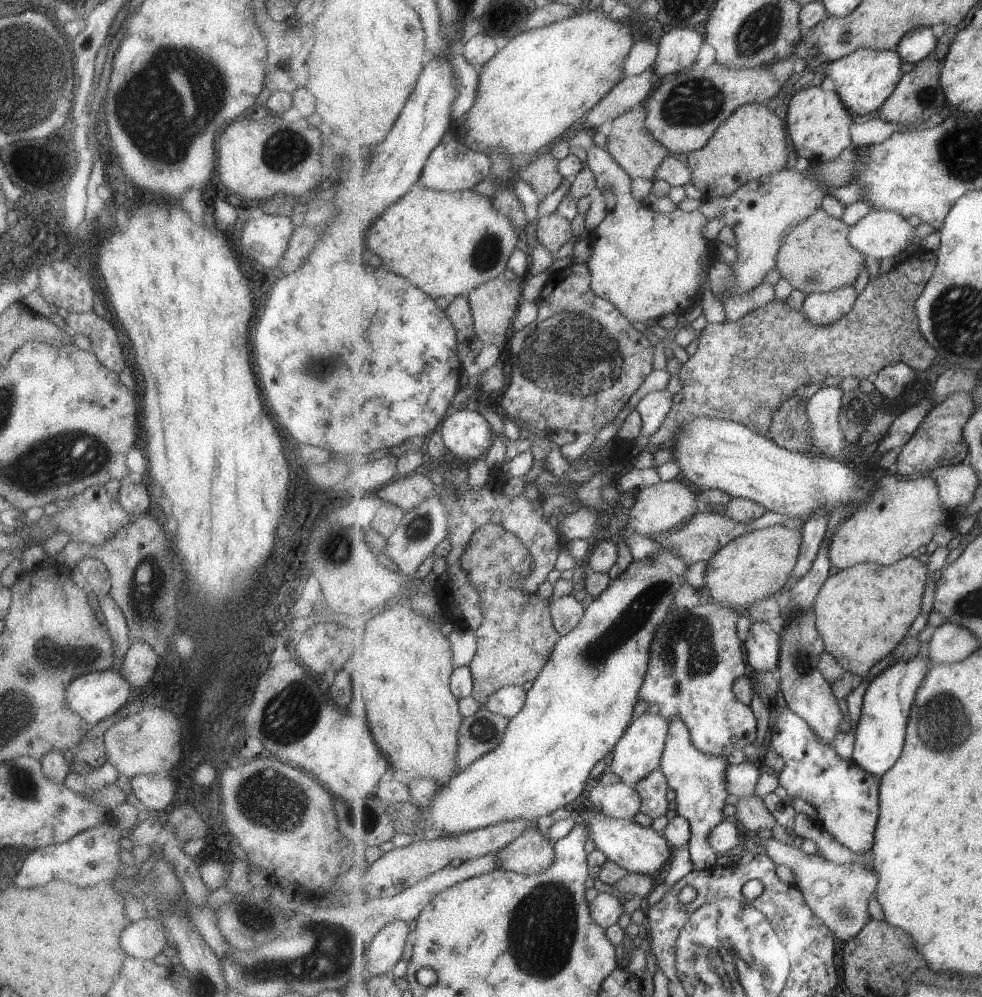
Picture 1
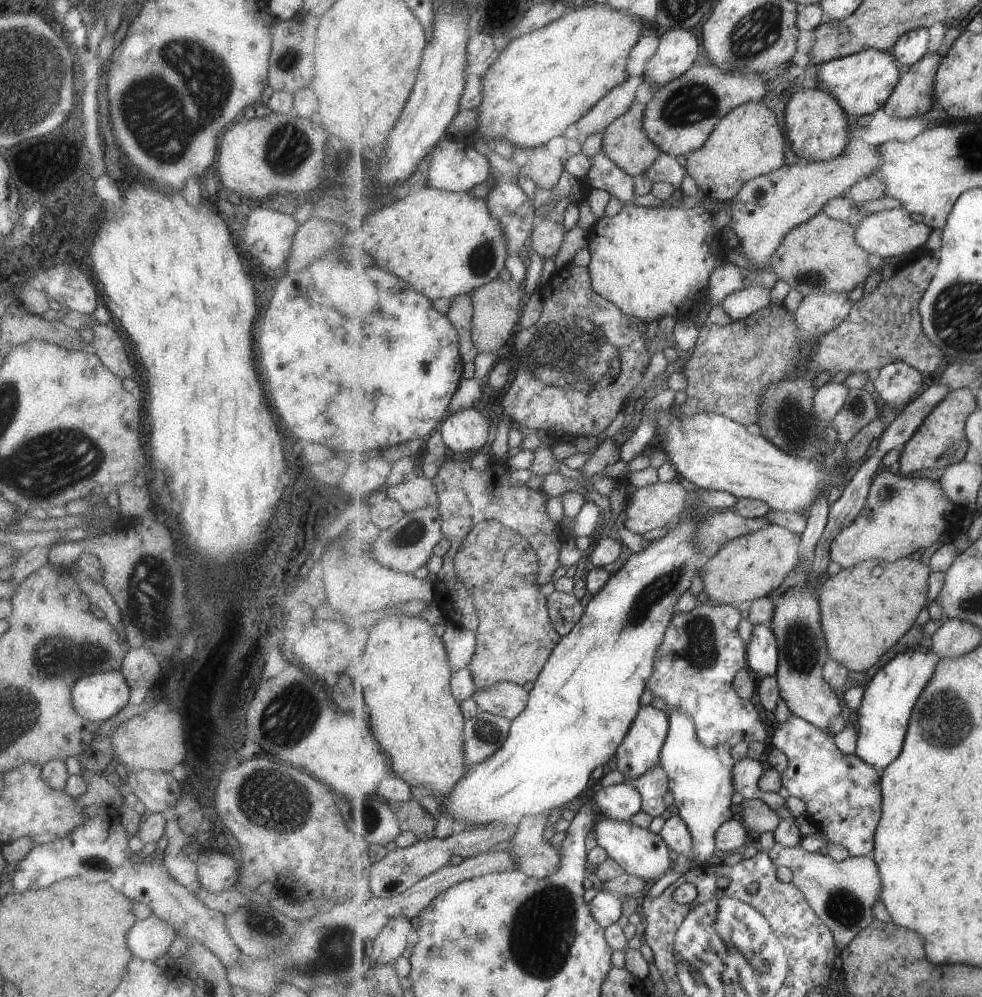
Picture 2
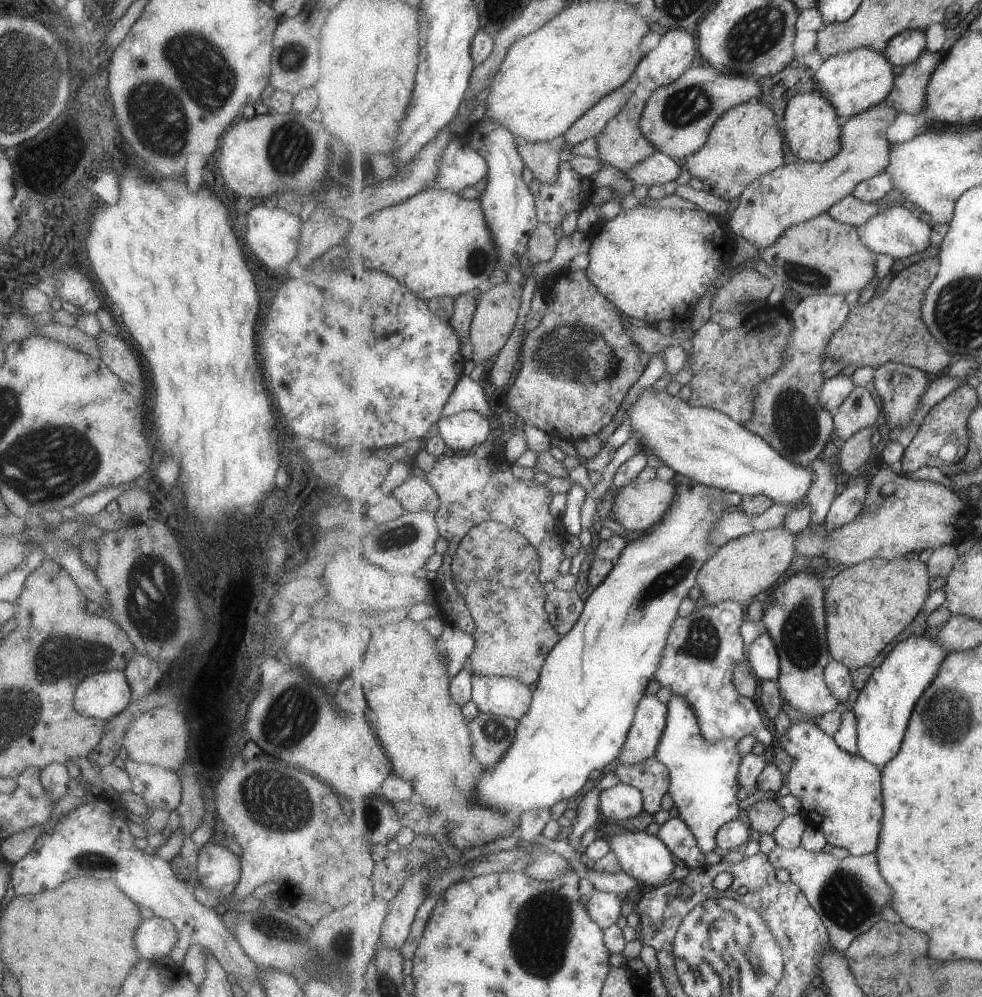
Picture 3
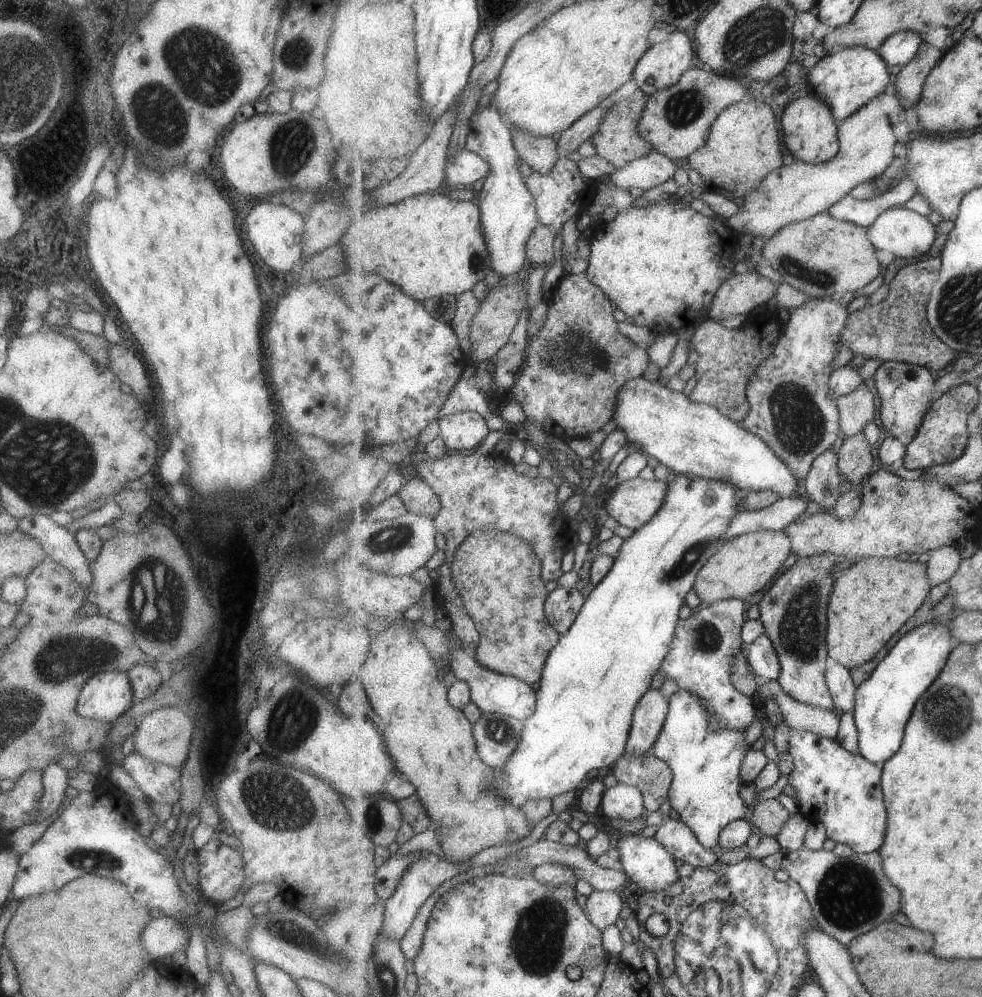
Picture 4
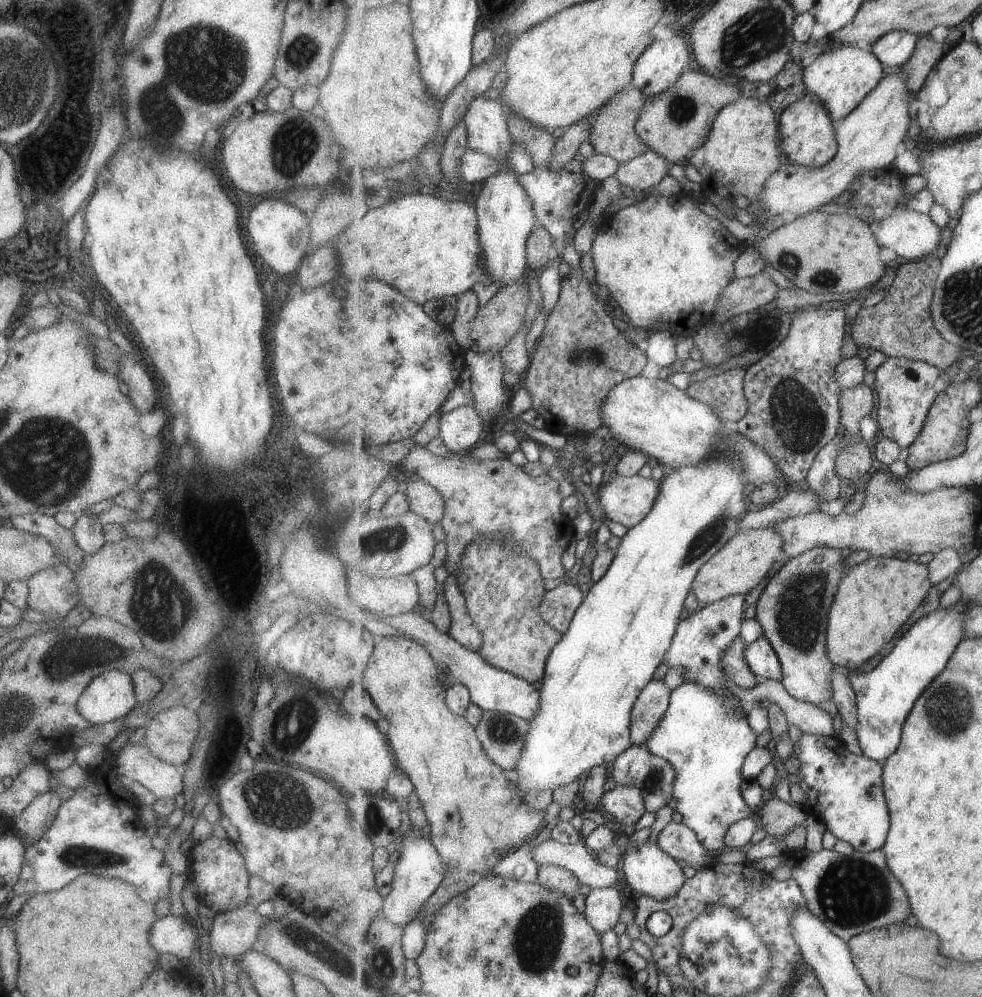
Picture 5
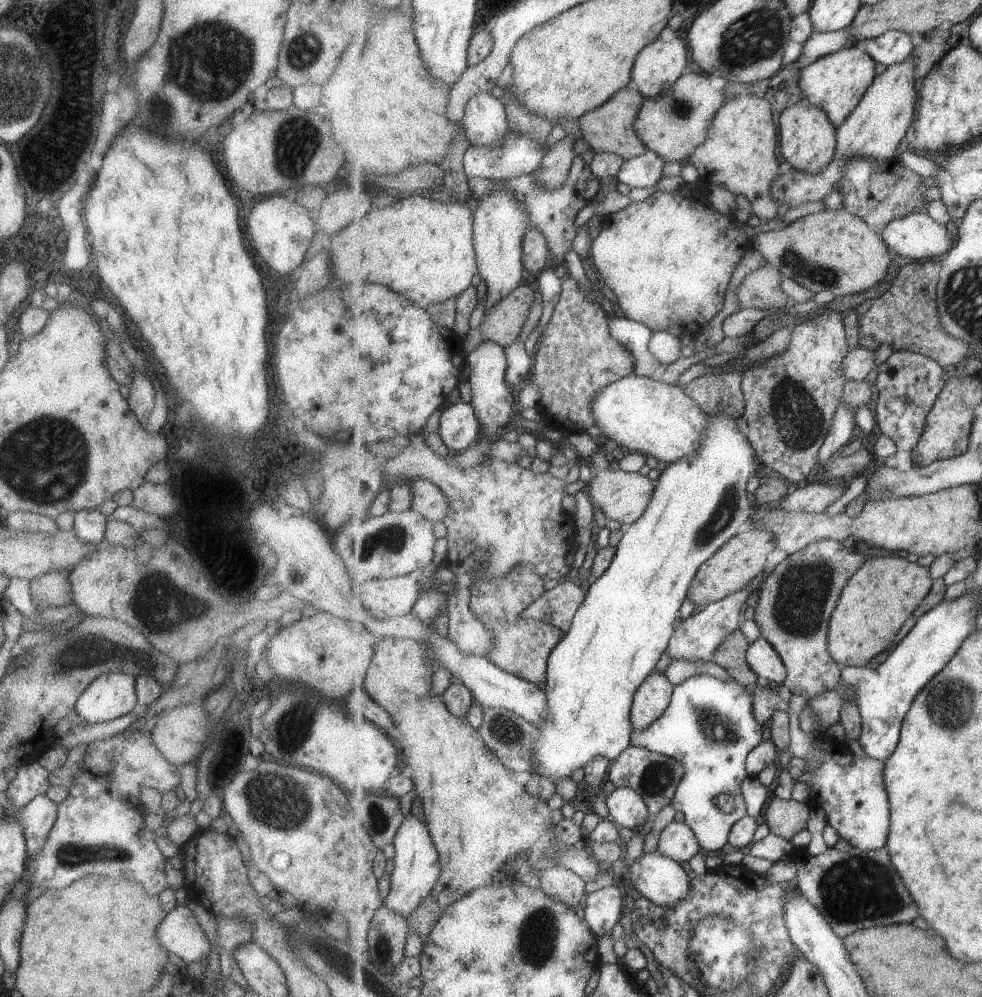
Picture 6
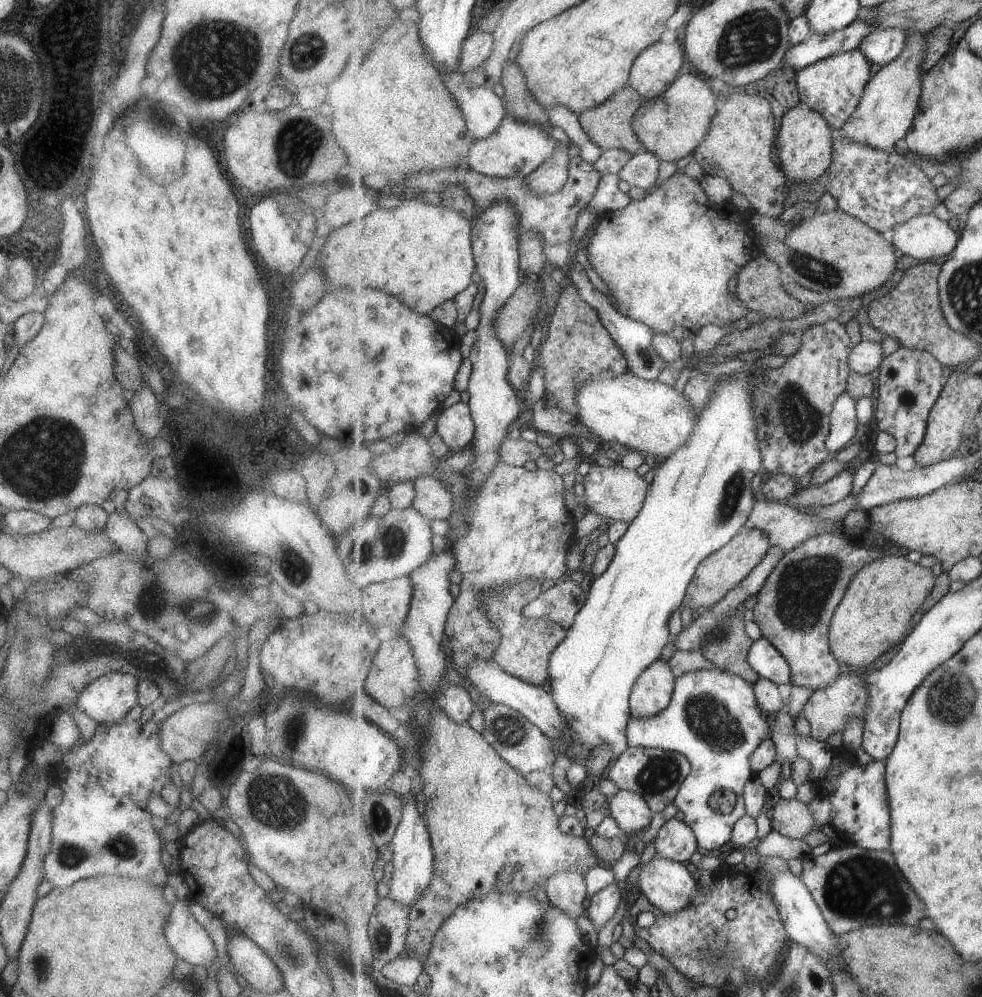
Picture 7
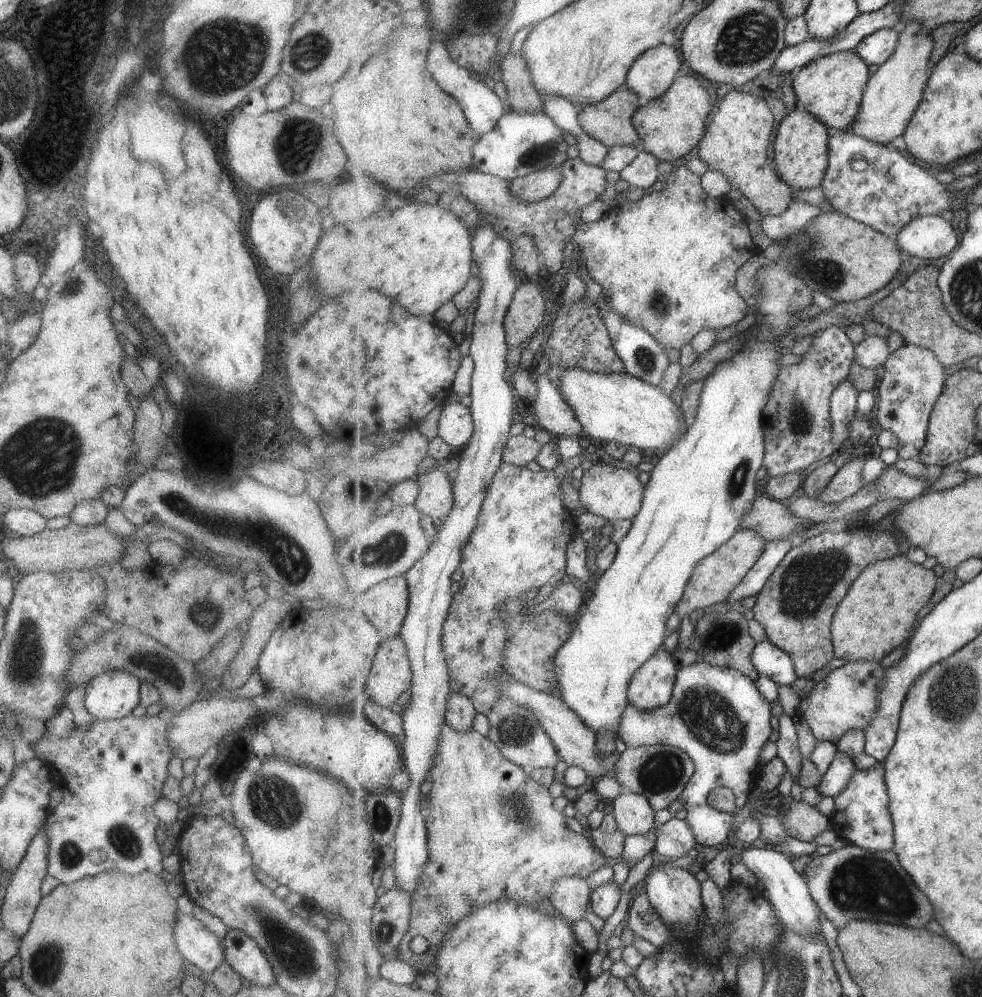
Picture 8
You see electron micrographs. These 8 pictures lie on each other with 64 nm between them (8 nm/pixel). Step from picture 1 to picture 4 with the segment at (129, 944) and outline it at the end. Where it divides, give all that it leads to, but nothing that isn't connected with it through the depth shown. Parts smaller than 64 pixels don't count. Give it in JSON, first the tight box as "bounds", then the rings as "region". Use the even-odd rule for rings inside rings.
{"bounds":[141,916,190,961],"region":[[[170,916],[151,919],[141,931],[141,942],[153,961],[161,961],[175,951],[183,951],[190,941],[190,931]]]}

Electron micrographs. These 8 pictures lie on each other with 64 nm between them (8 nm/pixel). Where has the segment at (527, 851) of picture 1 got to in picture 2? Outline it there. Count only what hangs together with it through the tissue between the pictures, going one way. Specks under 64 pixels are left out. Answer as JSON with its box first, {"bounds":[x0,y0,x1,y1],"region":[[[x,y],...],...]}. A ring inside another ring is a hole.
{"bounds":[505,813,561,879],"region":[[[547,813],[518,819],[518,831],[505,851],[513,855],[518,870],[530,877],[546,879],[560,869],[561,854],[545,839]]]}

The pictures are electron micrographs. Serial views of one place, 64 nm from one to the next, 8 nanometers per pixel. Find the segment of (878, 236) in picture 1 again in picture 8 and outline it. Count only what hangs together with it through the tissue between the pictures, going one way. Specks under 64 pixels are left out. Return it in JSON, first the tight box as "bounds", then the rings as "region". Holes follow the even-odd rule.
{"bounds":[898,215,958,259],"region":[[[928,215],[909,222],[899,232],[898,245],[904,255],[935,259],[952,254],[958,246],[957,232],[939,215]]]}

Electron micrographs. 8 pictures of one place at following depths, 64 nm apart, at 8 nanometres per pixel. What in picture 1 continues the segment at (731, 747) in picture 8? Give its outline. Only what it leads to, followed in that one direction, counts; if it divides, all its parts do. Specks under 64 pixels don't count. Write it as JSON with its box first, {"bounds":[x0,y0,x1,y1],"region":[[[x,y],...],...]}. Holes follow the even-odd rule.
{"bounds":[660,719,731,871],"region":[[[673,719],[666,740],[666,747],[660,769],[668,778],[668,785],[676,792],[677,814],[689,820],[692,827],[690,853],[694,862],[694,870],[702,871],[715,867],[717,851],[709,842],[711,827],[727,820],[723,810],[727,804],[728,770],[731,765],[725,755],[714,755],[703,752],[693,744],[690,728],[681,719]]]}

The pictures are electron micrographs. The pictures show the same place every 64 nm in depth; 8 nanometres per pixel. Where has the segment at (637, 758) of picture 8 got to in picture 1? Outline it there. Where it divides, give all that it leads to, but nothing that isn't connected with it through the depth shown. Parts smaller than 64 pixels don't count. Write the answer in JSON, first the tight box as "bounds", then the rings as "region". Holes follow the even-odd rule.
{"bounds":[634,768,670,819],"region":[[[659,768],[655,769],[649,776],[637,782],[634,786],[642,796],[641,813],[651,819],[659,818],[669,811],[667,792],[670,786],[665,773]]]}

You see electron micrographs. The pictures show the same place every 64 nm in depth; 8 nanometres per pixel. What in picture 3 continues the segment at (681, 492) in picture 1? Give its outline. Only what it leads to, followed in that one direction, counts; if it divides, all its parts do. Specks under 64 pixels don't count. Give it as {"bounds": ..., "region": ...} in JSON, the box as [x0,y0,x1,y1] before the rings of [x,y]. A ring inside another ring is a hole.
{"bounds":[609,477,678,532],"region":[[[657,477],[648,483],[639,480],[625,485],[609,505],[610,515],[633,532],[647,532],[668,514],[678,492],[677,485]]]}

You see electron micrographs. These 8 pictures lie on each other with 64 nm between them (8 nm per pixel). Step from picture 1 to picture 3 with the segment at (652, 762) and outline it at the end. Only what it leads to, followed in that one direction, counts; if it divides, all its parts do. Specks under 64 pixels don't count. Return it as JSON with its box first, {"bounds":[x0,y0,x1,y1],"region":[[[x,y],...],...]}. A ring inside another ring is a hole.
{"bounds":[620,695,668,764],"region":[[[645,695],[637,707],[636,719],[620,754],[620,763],[639,764],[656,756],[667,726],[668,705],[665,706],[656,695]]]}

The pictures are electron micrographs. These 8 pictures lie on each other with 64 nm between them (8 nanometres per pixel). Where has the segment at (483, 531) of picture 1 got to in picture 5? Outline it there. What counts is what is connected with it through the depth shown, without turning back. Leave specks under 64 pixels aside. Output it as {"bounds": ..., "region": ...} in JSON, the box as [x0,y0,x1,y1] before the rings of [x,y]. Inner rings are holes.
{"bounds":[458,536,564,684],"region":[[[477,536],[471,544],[468,544],[459,568],[461,576],[458,576],[458,580],[461,583],[461,590],[465,592],[469,601],[474,624],[483,634],[484,643],[479,651],[481,656],[493,666],[524,678],[531,684],[542,682],[546,675],[549,655],[564,638],[564,633],[554,629],[540,613],[540,604],[546,591],[545,579],[538,560],[521,548],[517,550],[517,545],[512,541]]]}

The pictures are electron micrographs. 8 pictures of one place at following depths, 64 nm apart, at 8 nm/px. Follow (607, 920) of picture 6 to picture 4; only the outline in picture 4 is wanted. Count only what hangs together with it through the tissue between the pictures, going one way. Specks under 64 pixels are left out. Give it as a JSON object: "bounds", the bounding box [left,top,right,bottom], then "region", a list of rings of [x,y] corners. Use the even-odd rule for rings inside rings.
{"bounds":[586,891,623,931],"region":[[[595,891],[587,898],[586,912],[602,931],[614,925],[621,914],[623,900],[616,891]]]}

